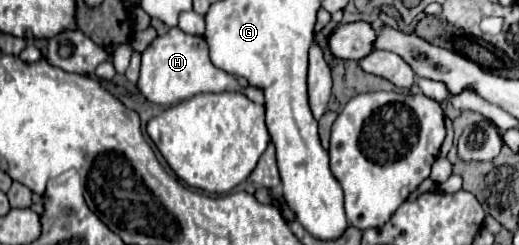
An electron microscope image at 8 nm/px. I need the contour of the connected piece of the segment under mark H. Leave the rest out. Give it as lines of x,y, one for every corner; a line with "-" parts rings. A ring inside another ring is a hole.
169,28
167,34
157,36
141,54
141,70
137,80
139,92
153,104
173,106
199,92
225,92
237,90
237,78
213,66
209,60
207,42
201,36
191,36
179,28

